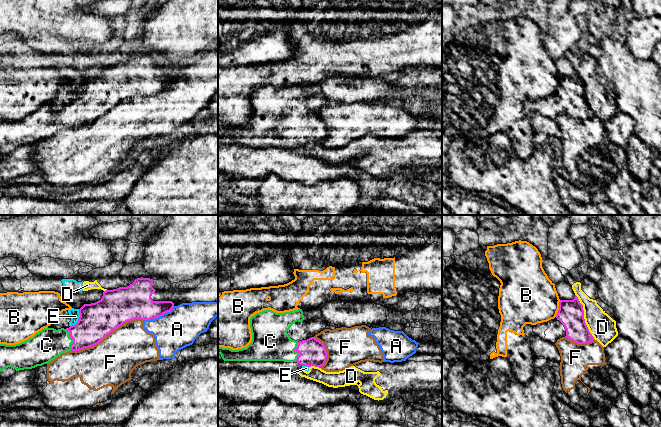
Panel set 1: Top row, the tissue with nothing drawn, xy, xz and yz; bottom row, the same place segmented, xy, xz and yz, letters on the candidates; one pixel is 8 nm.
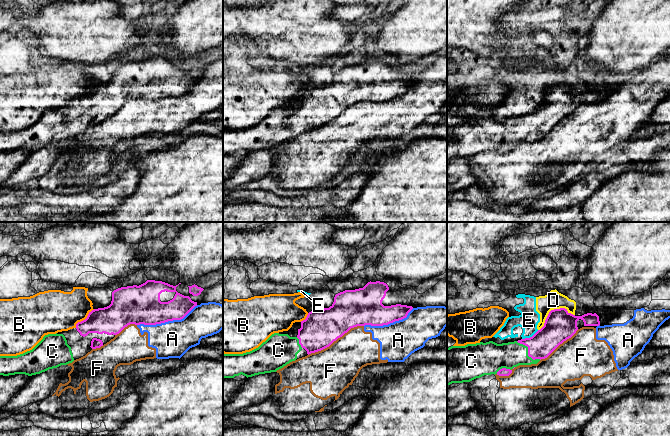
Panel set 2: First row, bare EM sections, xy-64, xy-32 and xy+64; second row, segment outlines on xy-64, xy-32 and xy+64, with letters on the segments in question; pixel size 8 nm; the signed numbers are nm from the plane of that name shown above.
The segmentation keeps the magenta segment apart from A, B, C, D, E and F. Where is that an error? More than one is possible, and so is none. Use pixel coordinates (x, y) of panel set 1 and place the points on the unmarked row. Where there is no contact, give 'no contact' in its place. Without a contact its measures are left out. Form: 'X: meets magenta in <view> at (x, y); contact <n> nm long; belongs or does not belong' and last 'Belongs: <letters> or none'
A: meets magenta in xy at (158, 92); contact 280 nm long; does not belong
B: meets magenta in yz at (559, 84); contact 140 nm long; does not belong
C: meets magenta in xy at (72, 114); contact 180 nm long; belongs
D: meets magenta in yz at (583, 92); contact 400 nm long; does not belong
E: meets magenta in xy at (79, 95); contact 160 nm long; does not belong
F: meets magenta in xy at (106, 111); contact 650 nm long; does not belong
Belongs: C

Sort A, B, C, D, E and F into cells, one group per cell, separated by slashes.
A F / B / C / D E

